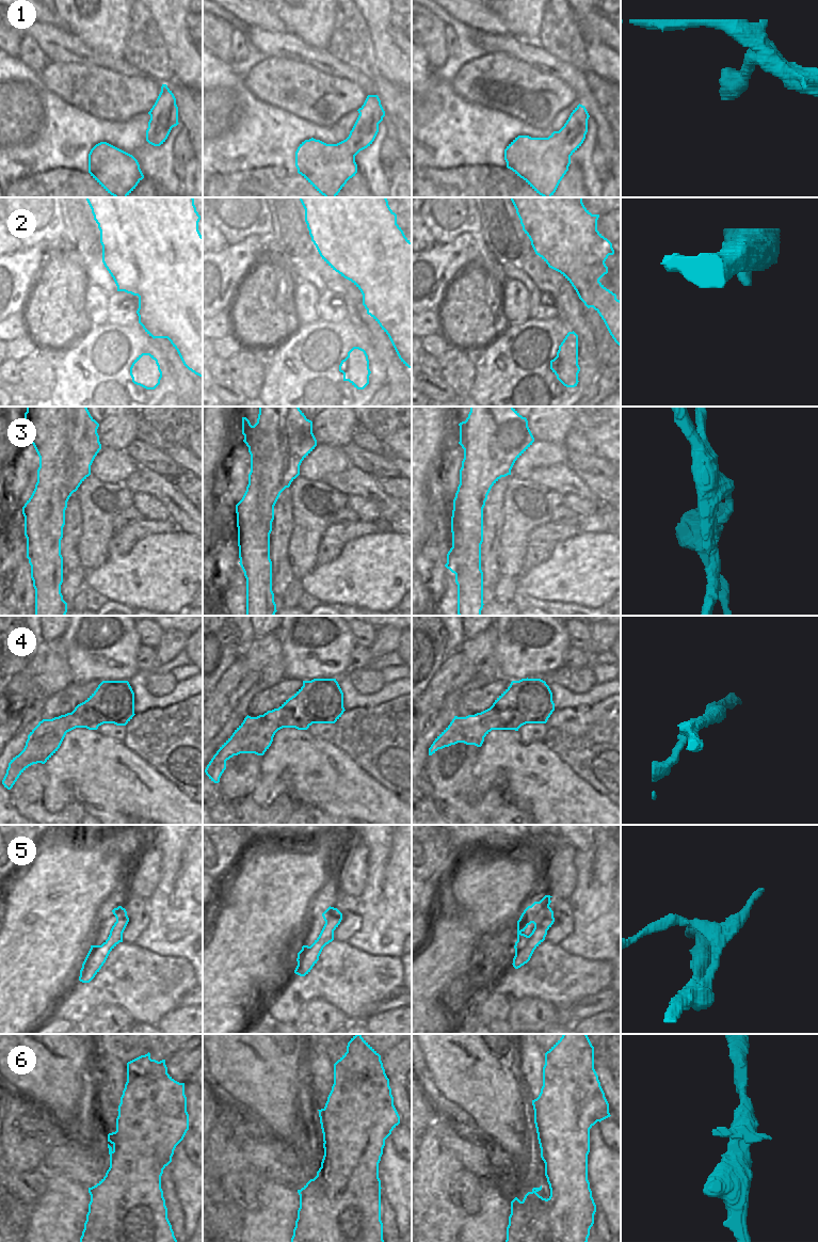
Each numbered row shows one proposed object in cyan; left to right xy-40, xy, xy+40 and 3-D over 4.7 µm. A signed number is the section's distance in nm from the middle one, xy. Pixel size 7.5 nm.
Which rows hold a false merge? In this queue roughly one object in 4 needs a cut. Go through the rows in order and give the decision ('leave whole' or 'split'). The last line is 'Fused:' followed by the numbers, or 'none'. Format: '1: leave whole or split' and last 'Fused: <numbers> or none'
1: leave whole
2: leave whole
3: split
4: split
5: leave whole
6: leave whole
Fused: 3, 4

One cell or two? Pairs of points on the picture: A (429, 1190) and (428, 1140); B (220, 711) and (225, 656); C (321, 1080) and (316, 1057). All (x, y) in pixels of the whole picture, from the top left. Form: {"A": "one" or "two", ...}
{"A": "one", "B": "two", "C": "one"}

